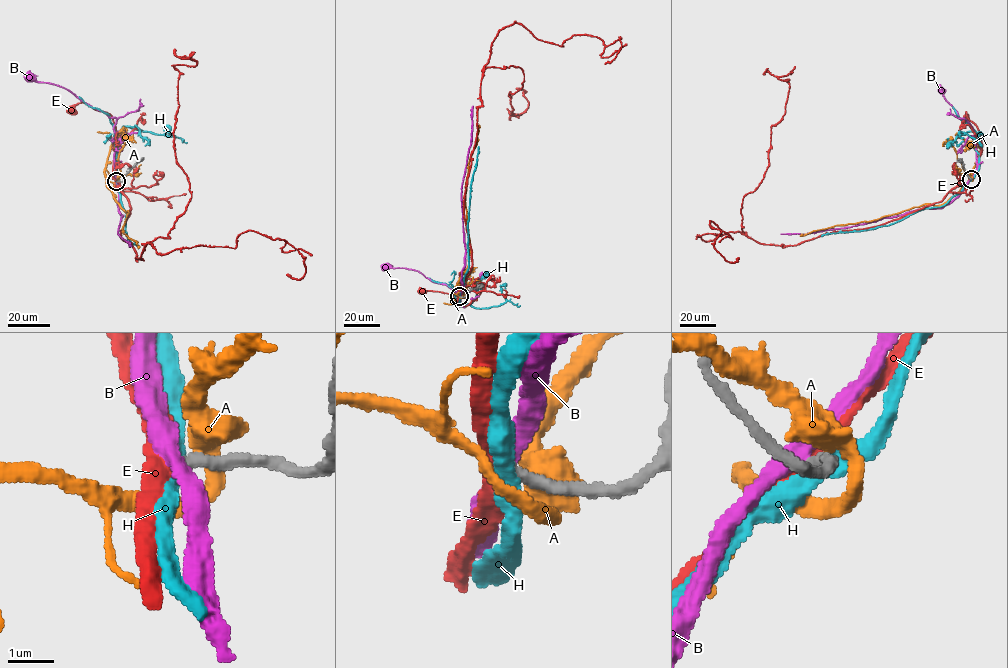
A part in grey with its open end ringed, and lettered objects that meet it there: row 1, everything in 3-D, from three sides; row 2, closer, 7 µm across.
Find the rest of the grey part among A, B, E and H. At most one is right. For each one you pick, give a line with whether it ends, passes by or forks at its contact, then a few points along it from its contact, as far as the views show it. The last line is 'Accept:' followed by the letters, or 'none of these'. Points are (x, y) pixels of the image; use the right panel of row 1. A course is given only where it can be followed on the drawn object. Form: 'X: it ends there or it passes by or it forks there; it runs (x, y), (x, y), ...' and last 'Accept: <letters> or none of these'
Accept: none of these

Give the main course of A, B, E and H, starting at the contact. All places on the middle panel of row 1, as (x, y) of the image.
A: (461, 297), (452, 291), (468, 265), (466, 181), (479, 125)
B: (460, 296), (458, 301), (458, 294), (418, 271), (386, 265)
E: (460, 296), (458, 307), (452, 295), (422, 290)
H: (459, 296), (468, 270), (470, 187), (478, 146)

